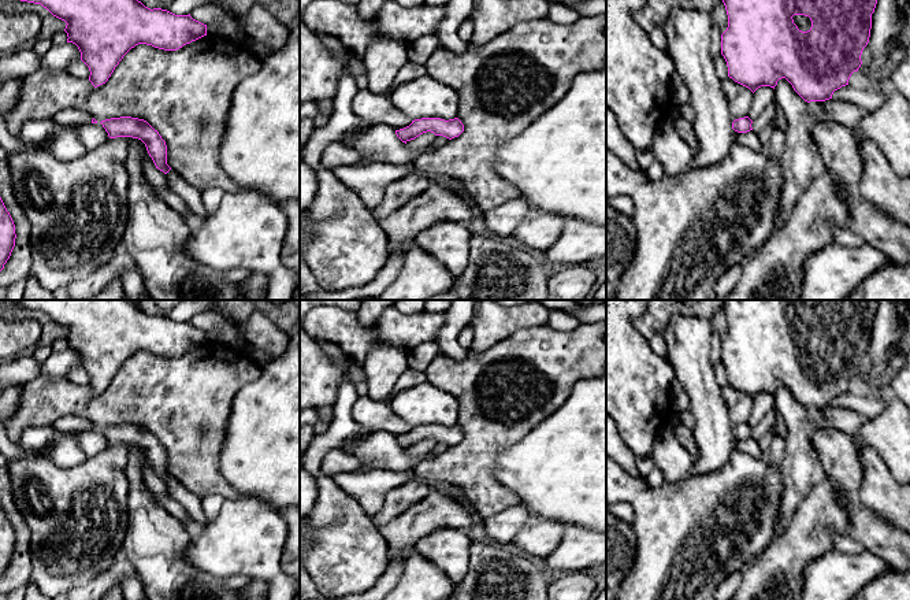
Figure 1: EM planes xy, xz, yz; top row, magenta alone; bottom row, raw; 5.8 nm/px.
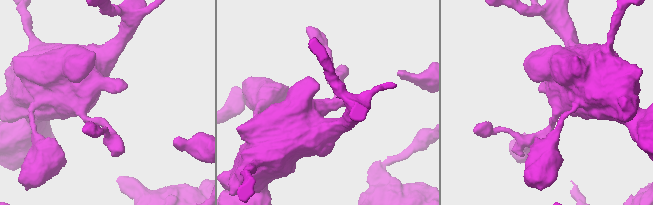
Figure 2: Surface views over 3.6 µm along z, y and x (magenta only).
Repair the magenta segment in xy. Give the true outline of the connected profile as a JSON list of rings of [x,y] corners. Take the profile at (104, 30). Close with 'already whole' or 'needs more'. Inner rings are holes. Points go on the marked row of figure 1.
[[[21,0],[41,4],[53,16],[64,21],[67,42],[73,42],[81,52],[81,60],[89,67],[89,81],[94,88],[105,84],[123,56],[135,45],[146,44],[164,51],[177,51],[192,41],[207,36],[207,25],[189,15],[175,15],[161,8],[148,8],[138,0]]]; already whole

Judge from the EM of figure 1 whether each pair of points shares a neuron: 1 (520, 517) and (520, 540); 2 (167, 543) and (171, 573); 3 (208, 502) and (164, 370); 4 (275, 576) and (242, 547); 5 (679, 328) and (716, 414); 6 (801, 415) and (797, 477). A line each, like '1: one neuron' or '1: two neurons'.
1: two neurons
2: one neuron
3: two neurons
4: one neuron
5: one neuron
6: one neuron

